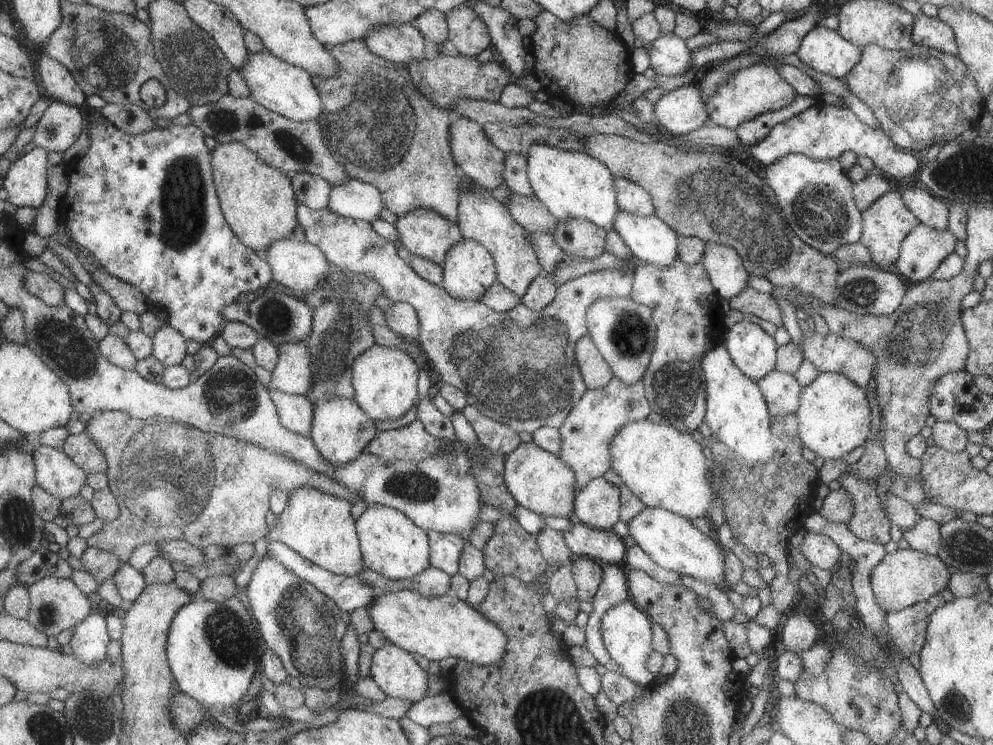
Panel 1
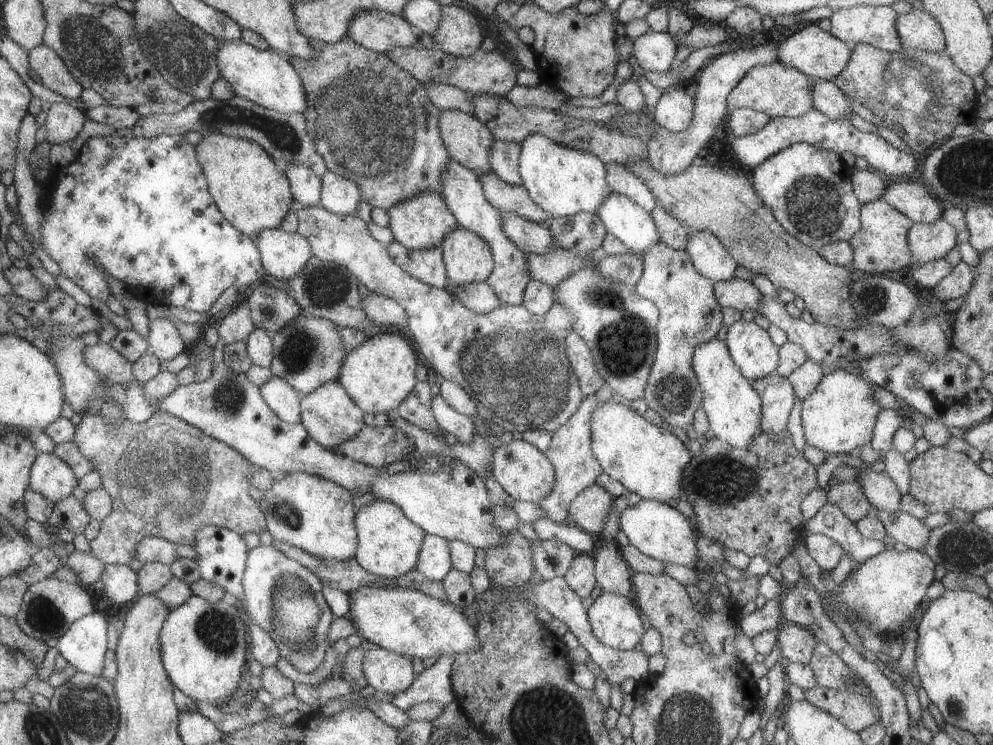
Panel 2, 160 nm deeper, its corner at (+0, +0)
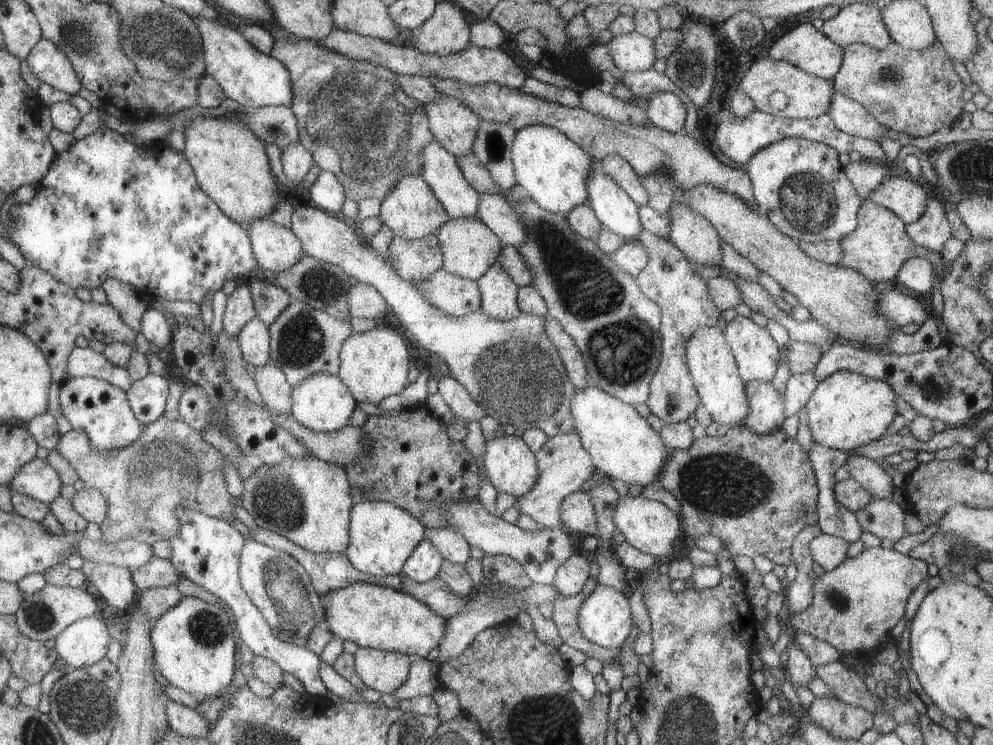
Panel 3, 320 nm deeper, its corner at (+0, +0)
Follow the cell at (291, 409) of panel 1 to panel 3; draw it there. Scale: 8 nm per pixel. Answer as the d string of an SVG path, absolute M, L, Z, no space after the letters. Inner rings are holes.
M275 366L255 368L253 376L257 391L262 398L262 404L268 409L291 414L291 386L287 384L283 372Z

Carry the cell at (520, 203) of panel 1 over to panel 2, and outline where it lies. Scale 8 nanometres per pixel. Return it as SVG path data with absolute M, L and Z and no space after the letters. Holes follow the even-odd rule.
M492 171L477 176L482 194L491 206L501 212L509 212L531 222L546 224L550 215L531 201L522 186L510 186L502 182Z

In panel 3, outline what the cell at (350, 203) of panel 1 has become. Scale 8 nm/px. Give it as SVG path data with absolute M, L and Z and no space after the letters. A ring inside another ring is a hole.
M319 172L315 182L309 186L304 200L320 210L341 216L341 206L345 200L341 182L331 172Z

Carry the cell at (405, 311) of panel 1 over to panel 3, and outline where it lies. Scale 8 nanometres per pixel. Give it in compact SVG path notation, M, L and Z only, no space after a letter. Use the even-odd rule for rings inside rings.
M358 283L344 288L347 294L349 316L371 319L376 322L387 314L387 302L369 284Z

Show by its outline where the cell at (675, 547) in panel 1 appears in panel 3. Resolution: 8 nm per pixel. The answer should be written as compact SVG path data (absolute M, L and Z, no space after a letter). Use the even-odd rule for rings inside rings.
M619 496L613 513L613 522L625 537L625 541L639 552L653 556L658 563L667 561L669 554L673 552L673 542L683 538L683 528L679 523L678 515L653 500L647 500L643 496Z

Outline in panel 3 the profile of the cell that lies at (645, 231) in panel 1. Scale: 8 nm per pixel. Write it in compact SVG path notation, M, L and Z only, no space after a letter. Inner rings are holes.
M599 160L591 162L591 172L585 182L587 206L601 226L627 242L637 241L643 230L637 214L638 207L607 174L603 174Z

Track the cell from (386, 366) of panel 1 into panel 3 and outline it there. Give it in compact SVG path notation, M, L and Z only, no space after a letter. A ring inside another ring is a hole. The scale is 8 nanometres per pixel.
M379 326L361 334L351 334L339 350L338 378L356 403L379 404L387 396L397 395L409 384L409 352L405 340L389 326Z

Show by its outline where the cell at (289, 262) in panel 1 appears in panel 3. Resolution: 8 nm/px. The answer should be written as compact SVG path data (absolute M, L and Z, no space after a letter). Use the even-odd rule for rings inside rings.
M257 218L246 226L257 265L274 274L289 270L303 256L301 242L295 234L274 224L269 218Z

